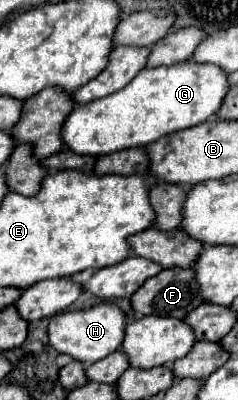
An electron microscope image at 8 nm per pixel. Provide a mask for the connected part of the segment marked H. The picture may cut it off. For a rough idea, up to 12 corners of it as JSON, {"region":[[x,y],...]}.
{"region":[[102,303],[50,317],[48,343],[96,363],[124,339],[124,313]]}

